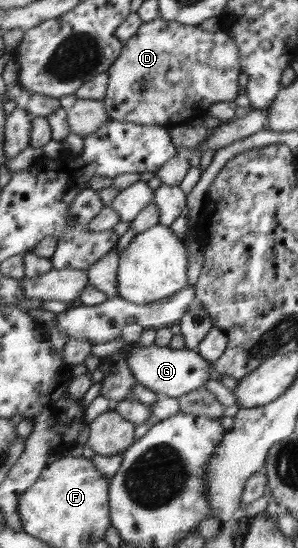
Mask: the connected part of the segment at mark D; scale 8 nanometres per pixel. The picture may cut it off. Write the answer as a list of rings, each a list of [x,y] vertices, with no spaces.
[[[158,17],[143,22],[130,40],[123,42],[123,50],[108,73],[104,107],[114,120],[141,125],[160,125],[166,128],[190,125],[193,120],[205,116],[216,102],[234,101],[238,96],[240,52],[232,37],[222,30],[209,32],[202,27],[180,24]]]

